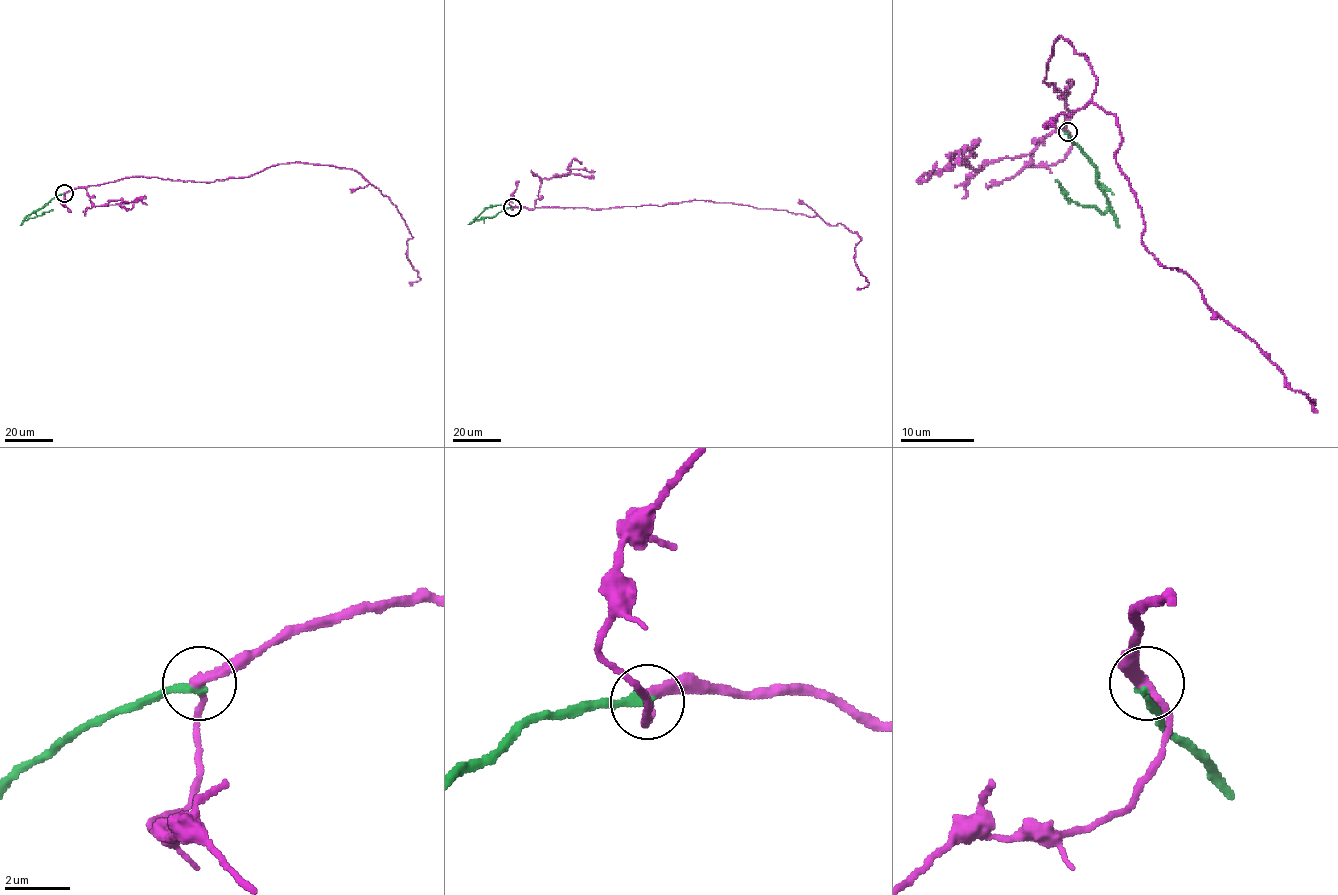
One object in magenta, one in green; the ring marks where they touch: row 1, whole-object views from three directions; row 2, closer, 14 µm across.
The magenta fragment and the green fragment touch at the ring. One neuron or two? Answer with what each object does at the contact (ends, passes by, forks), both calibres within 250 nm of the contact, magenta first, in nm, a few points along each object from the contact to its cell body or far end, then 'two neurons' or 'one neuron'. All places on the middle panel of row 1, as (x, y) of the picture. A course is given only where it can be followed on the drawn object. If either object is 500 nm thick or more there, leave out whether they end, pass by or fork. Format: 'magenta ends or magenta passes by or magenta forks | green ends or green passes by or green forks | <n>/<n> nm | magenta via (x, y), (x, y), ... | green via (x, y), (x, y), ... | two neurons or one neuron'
magenta passes by | green ends | 280/280 nm | magenta via (512, 208), (600, 209), (697, 200), (818, 215), (861, 239), (854, 261), (868, 283), (856, 289) | green via (512, 208), (504, 209), (492, 217), (473, 220), (486, 208), (501, 203) | two neurons

